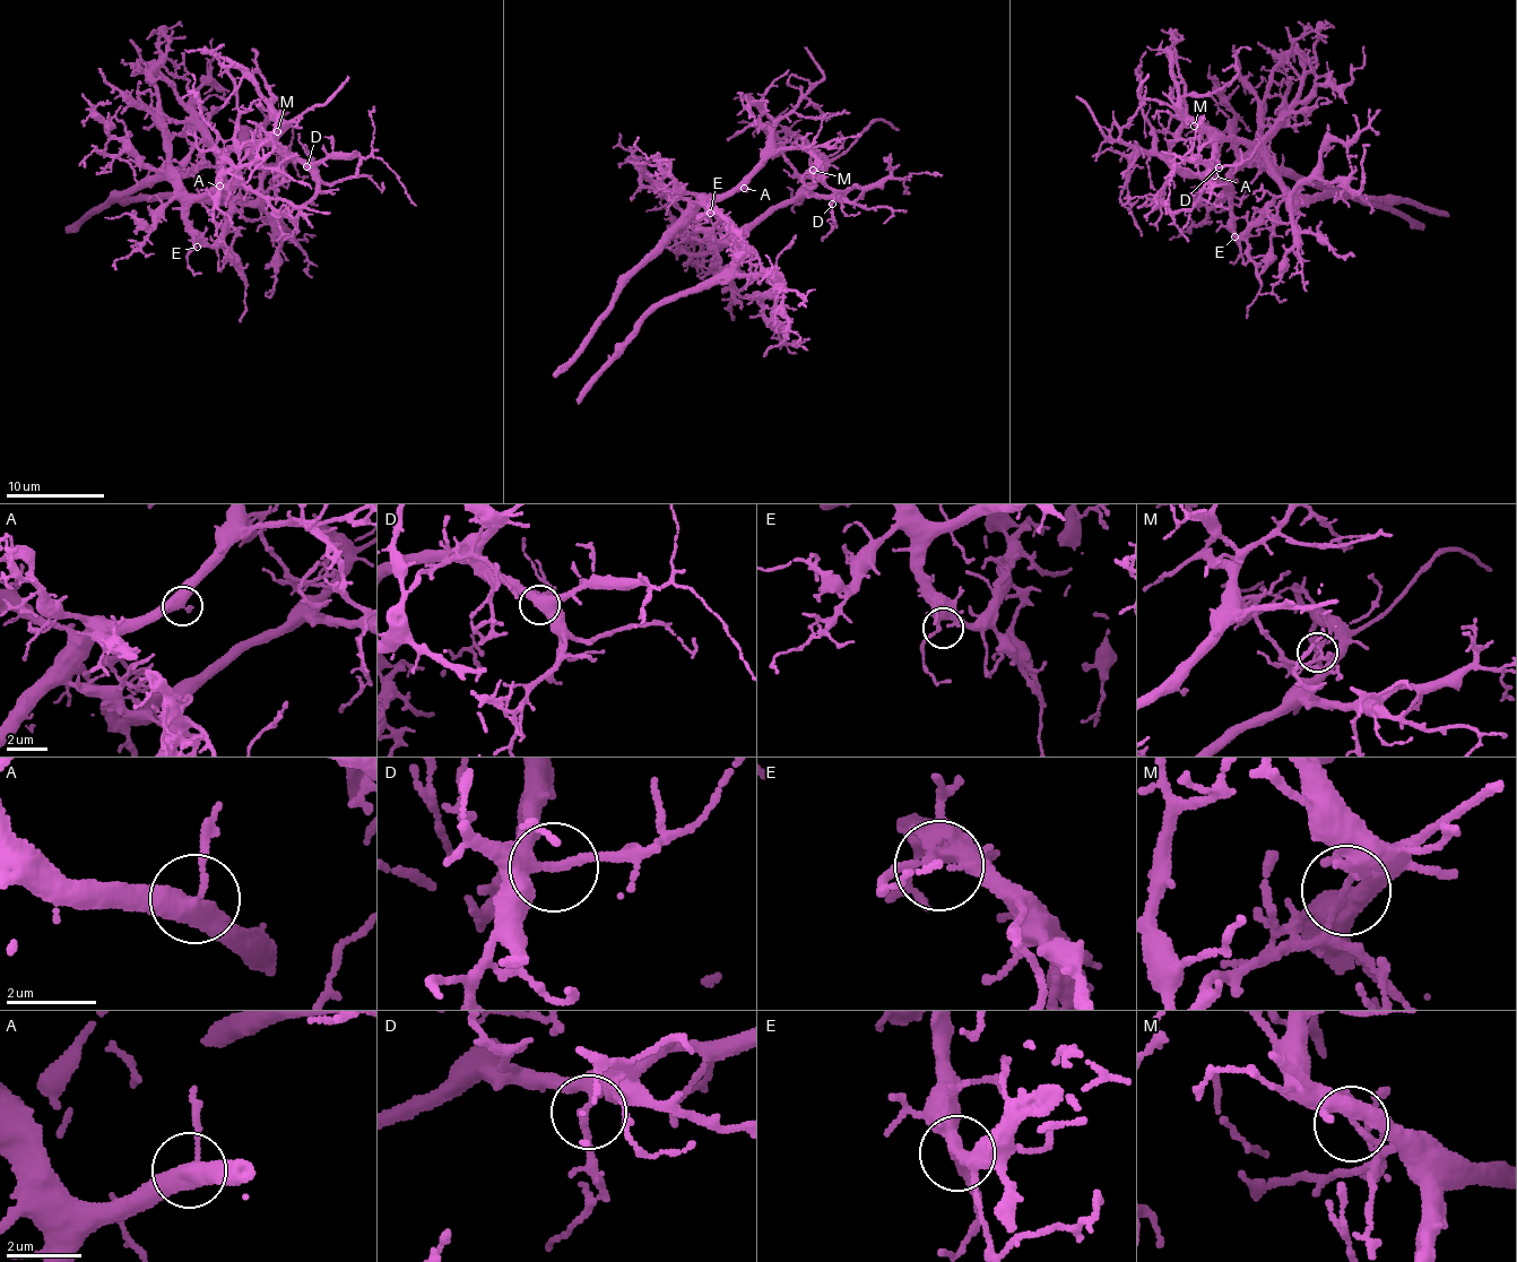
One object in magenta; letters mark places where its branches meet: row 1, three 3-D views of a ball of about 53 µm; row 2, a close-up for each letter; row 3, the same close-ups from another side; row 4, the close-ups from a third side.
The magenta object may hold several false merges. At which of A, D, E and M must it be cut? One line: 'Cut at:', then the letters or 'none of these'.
Cut at: M

